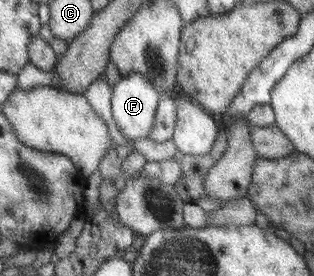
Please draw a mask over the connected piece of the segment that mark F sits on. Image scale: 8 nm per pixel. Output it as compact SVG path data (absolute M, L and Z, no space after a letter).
M140 73L121 77L112 87L111 109L114 122L124 138L131 141L149 138L152 129L155 129L159 100L163 96Z

